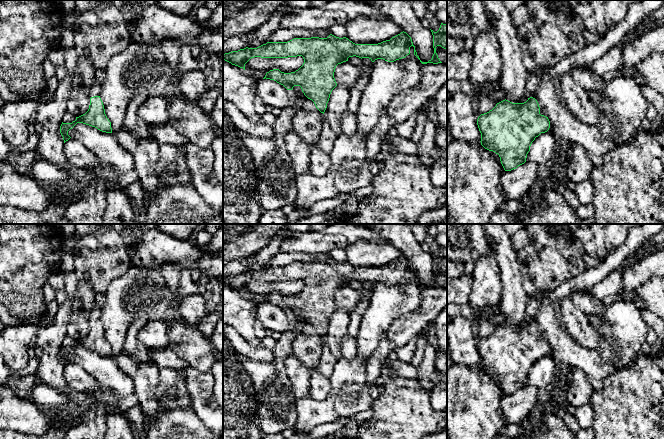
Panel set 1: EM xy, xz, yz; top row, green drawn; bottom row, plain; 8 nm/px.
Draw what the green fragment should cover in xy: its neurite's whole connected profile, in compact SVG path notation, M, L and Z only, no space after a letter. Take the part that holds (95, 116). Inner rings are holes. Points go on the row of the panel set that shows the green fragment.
M94 80L90 89L90 105L88 111L76 117L76 120L72 123L63 123L60 126L60 133L63 137L64 143L71 137L68 135L68 131L72 129L77 123L83 123L106 133L112 133L111 122L105 114L103 102L100 98L101 84Z

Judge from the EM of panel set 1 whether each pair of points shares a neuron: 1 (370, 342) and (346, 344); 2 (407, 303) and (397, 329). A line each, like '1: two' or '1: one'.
1: two
2: two

